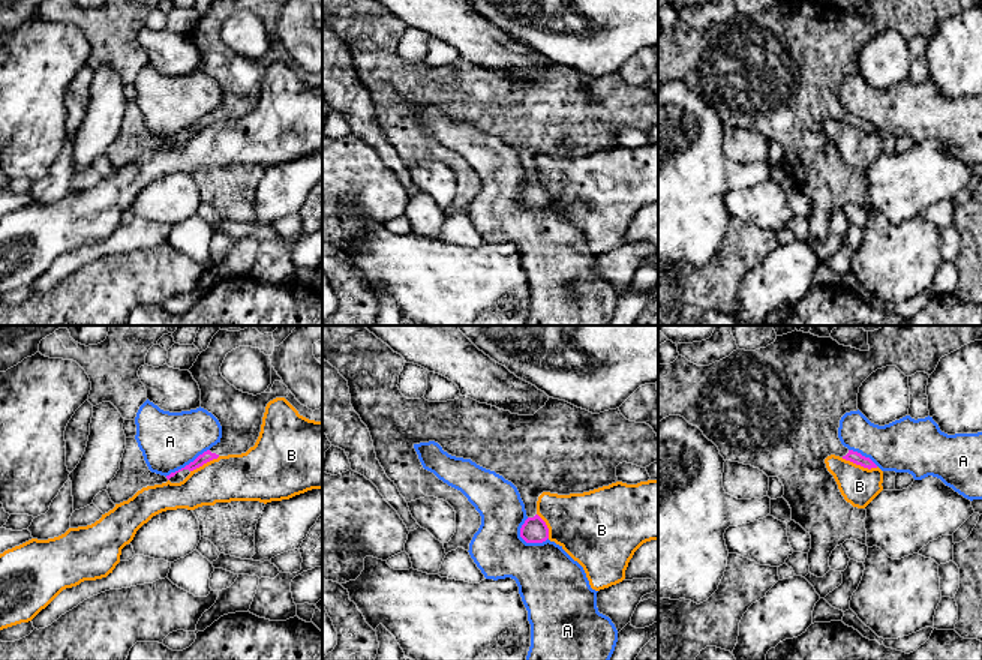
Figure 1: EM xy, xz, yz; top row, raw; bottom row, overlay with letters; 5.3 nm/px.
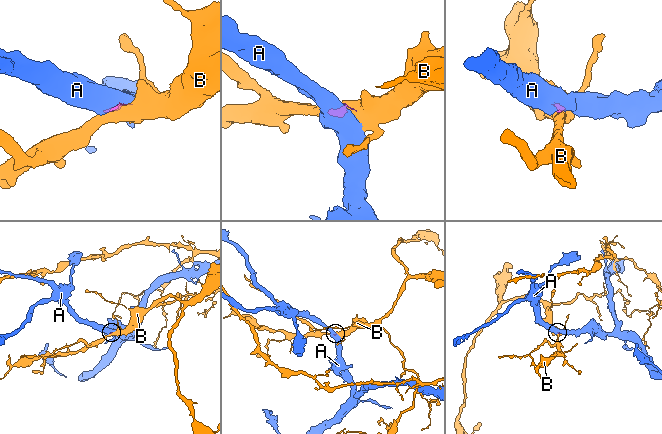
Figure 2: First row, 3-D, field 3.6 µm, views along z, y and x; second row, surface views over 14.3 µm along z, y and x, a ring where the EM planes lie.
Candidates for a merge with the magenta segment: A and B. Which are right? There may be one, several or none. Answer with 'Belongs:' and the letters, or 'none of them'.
Belongs: none of them

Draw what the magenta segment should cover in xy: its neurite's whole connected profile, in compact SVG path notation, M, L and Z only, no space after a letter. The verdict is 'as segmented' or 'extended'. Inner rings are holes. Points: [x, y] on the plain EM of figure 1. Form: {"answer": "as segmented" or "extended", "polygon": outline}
{"answer": "extended", "polygon": "M213 0L208 12L198 20L196 26L189 33L189 36L199 50L201 72L207 74L219 84L222 90L222 102L216 110L199 118L193 126L166 140L168 144L174 141L177 136L180 136L186 142L193 134L202 130L204 128L213 123L217 123L219 120L246 117L250 111L255 110L259 100L267 68L276 62L285 62L298 75L300 80L309 84L322 86L322 72L312 75L307 70L301 69L283 48L282 42L277 39L273 30L271 48L264 57L256 60L237 54L220 38L220 30L226 18L232 14L238 10L252 10L259 12L261 16L264 16L265 20L271 20L274 12L283 8L286 2L288 0Z"}

